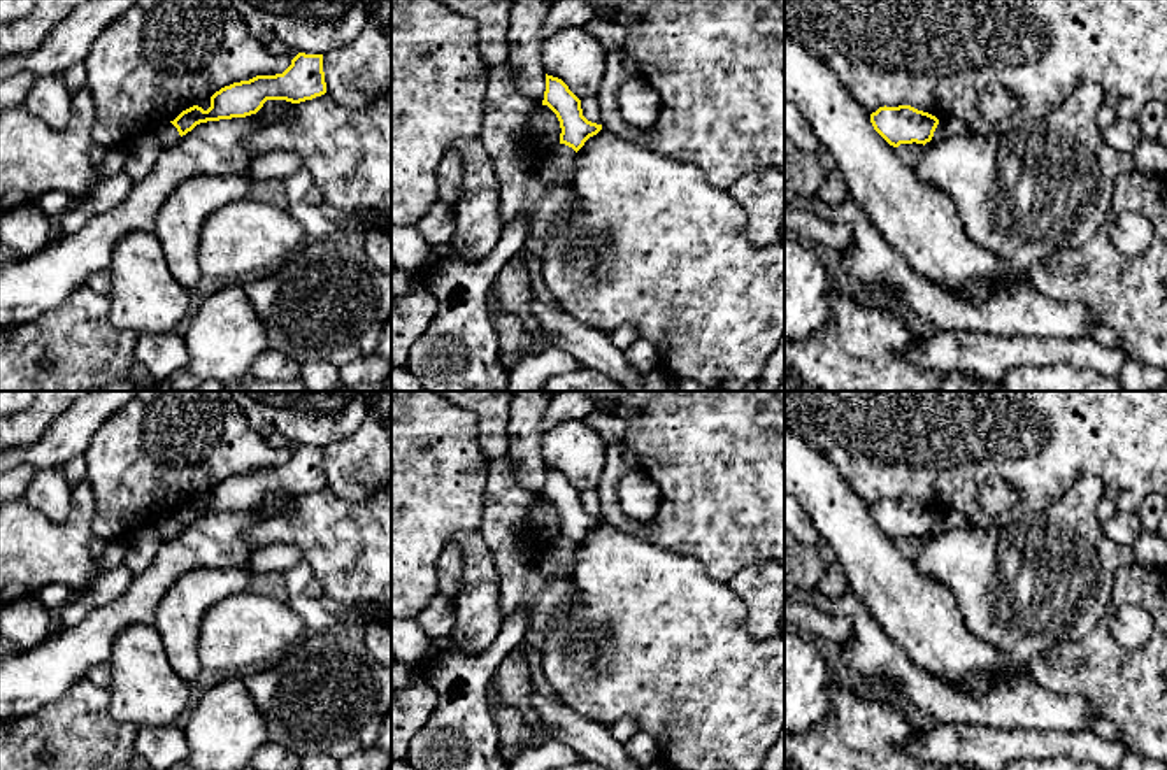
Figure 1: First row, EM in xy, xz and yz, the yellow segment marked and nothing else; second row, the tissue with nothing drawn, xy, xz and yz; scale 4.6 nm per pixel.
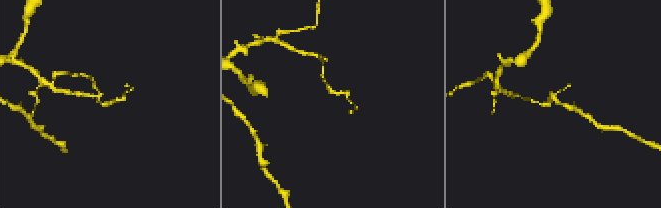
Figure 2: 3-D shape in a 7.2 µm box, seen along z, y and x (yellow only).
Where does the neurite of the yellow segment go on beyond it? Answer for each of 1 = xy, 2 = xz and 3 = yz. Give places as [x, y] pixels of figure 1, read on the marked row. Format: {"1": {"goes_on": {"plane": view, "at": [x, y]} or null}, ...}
{"1": {"goes_on": null}, "2": {"goes_on": null}, "3": {"goes_on": null}}

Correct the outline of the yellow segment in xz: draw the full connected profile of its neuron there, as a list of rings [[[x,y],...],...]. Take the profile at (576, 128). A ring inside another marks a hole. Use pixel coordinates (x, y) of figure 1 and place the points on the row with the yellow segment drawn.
[[[548,74],[542,105],[548,105],[560,121],[560,144],[572,147],[576,153],[602,130],[602,125],[591,123],[583,116],[581,100],[569,86]]]

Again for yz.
[[[911,105],[879,107],[870,114],[874,130],[893,147],[900,144],[927,144],[932,140],[939,119]]]

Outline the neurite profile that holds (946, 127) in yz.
[[[944,118],[939,119],[939,125],[934,132],[932,140],[941,140],[944,137],[951,137],[951,135],[962,135],[965,133],[969,128],[965,126],[965,123],[962,119],[956,118]]]

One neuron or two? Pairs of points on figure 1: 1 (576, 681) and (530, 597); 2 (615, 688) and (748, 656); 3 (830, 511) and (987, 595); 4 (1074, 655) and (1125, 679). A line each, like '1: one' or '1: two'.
1: two
2: one
3: two
4: one

